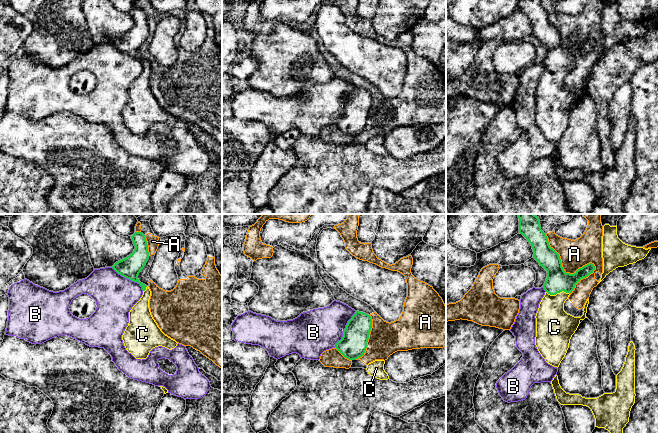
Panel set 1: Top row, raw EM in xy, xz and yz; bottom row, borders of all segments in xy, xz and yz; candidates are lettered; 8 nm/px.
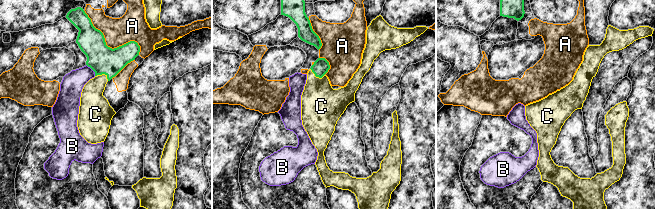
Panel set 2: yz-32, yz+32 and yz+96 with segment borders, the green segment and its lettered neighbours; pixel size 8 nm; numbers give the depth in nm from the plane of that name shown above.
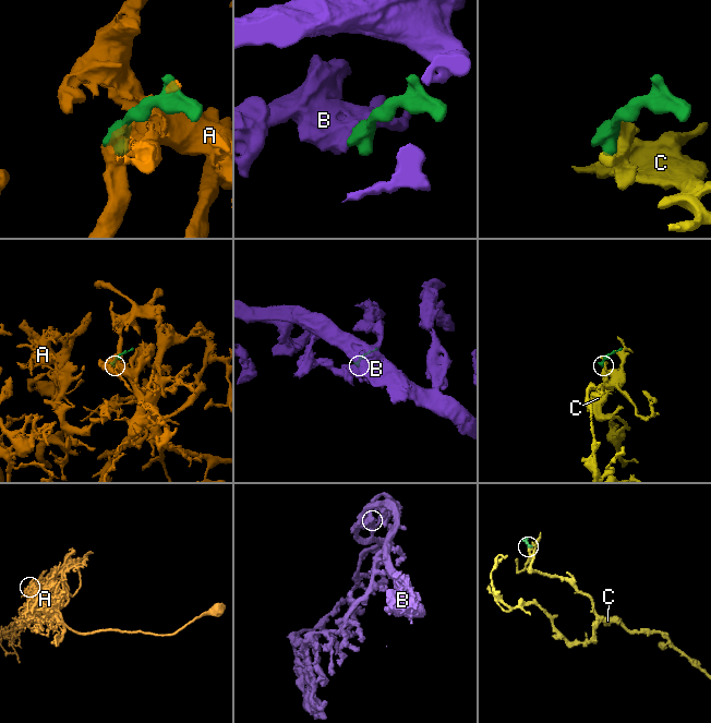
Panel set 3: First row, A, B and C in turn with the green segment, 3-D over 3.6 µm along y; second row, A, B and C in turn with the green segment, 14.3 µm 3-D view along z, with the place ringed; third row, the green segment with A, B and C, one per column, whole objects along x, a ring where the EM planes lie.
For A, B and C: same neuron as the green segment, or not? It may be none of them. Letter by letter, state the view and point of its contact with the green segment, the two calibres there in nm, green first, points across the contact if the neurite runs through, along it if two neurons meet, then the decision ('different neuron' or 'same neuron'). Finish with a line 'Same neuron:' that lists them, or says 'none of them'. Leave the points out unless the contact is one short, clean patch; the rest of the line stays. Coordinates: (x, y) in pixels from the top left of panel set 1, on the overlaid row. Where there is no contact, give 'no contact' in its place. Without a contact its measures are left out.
A: meets green in yz at (576, 271); 180 nm thick on the green side, 240 nm on the other; different neuron
B: meets green in xz at (344, 329); 220 nm thick on the green side, 360 nm on the other; different neuron
C: meets green in yz at (558, 292); 180 nm thick on the green side, 280 nm on the other; runs through yz (557, 280), (558, 292), (552, 303), (552, 322); same neuron
Same neuron: C

